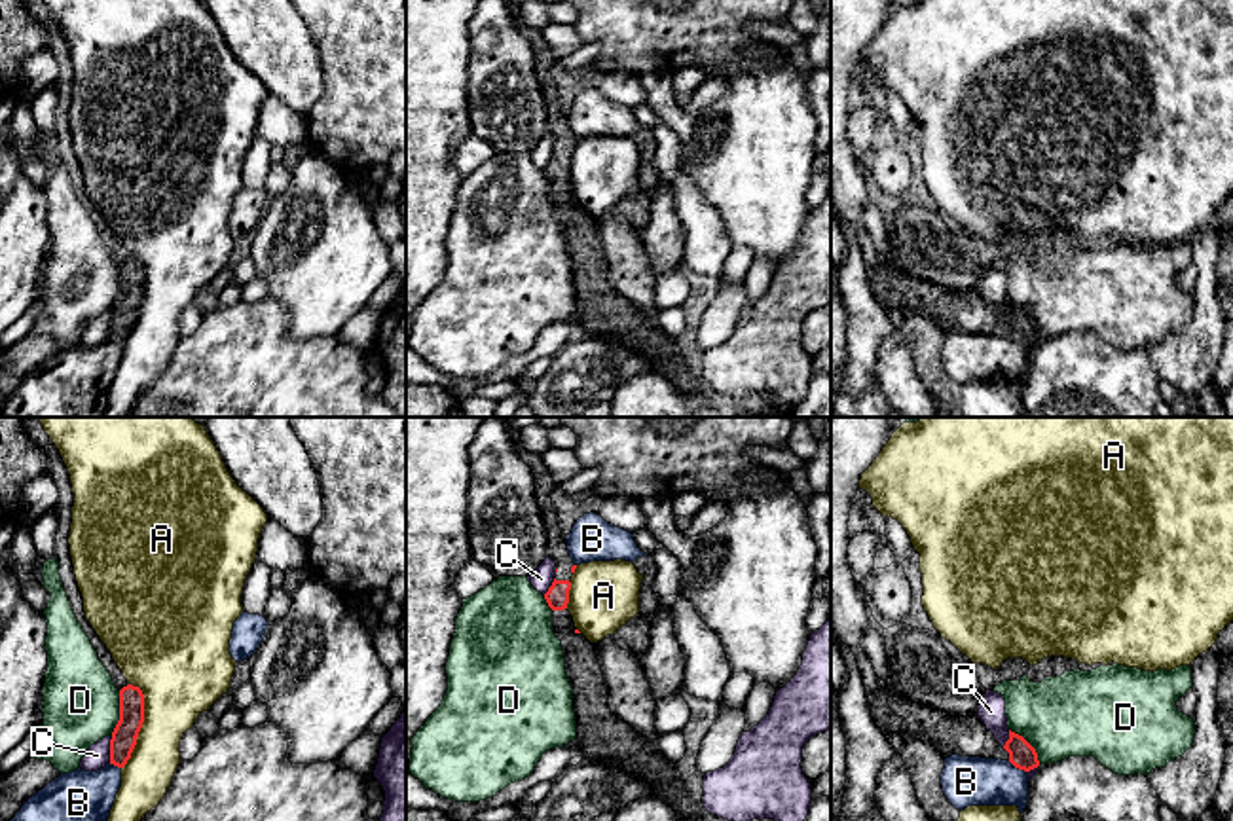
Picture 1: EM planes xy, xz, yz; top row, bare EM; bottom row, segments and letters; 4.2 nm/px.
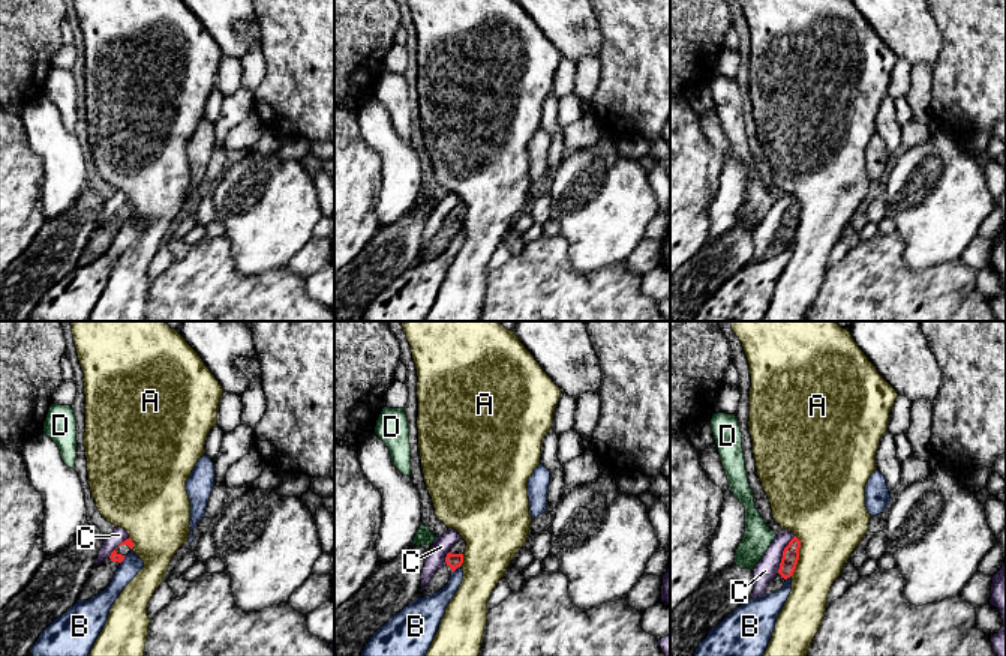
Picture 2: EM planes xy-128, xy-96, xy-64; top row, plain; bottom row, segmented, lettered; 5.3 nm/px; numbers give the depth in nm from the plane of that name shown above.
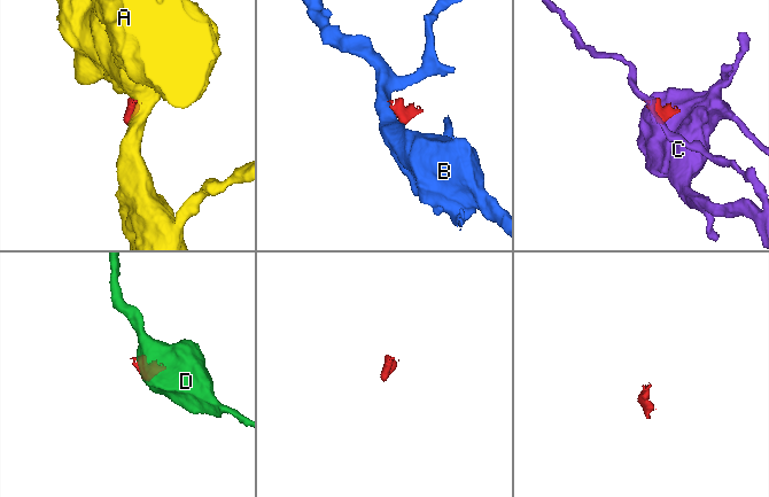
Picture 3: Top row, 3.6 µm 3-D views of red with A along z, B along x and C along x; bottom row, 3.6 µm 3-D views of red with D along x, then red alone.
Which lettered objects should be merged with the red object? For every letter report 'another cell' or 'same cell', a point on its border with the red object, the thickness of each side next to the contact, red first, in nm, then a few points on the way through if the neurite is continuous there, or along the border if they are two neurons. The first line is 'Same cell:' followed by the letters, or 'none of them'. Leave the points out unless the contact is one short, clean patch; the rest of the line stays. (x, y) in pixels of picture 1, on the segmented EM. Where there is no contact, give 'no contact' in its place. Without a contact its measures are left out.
Same cell: none of them
A: another cell; contact xy (141, 725); calibres 110 and 320 nm
B: another cell; contact yz (1017, 766); calibres 110 and 200 nm; border yz (1010, 761), (1025, 772)
C: another cell; contact xy (110, 749); calibres 110 and 100 nm; border xy (112, 736), (109, 763)
D: another cell; contact xy (120, 713); calibres 110 and 320 nm; border xy (120, 691), (120, 719), (110, 734)

